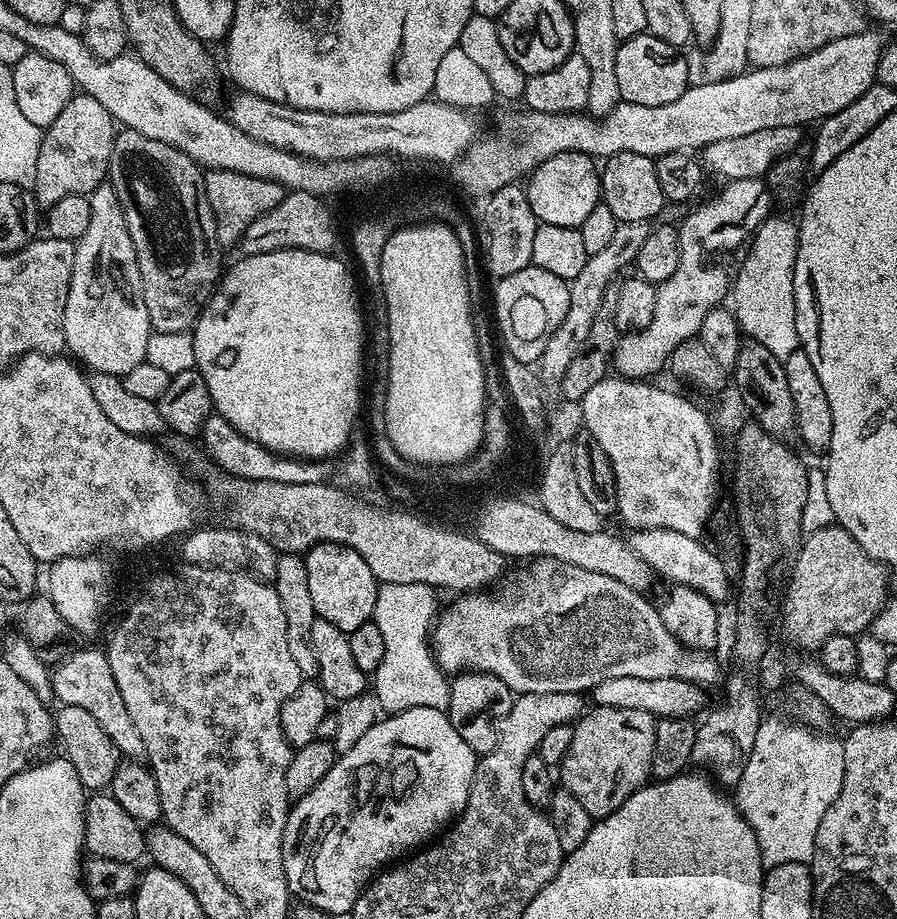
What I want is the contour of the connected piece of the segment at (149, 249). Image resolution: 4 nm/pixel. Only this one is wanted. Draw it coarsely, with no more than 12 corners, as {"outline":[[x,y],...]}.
{"outline":[[120,130],[107,179],[153,329],[188,332],[222,275],[204,172]]}

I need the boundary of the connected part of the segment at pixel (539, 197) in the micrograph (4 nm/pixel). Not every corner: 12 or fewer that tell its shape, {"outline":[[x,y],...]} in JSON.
{"outline":[[554,154],[526,180],[539,223],[579,228],[602,200],[597,161]]}

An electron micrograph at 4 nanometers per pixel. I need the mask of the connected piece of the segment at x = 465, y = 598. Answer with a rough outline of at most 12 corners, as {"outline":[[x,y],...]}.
{"outline":[[549,556],[439,613],[445,674],[513,694],[721,683],[644,592]]}

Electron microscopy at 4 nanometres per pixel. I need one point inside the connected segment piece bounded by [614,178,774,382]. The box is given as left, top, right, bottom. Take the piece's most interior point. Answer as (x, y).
(713, 230)

